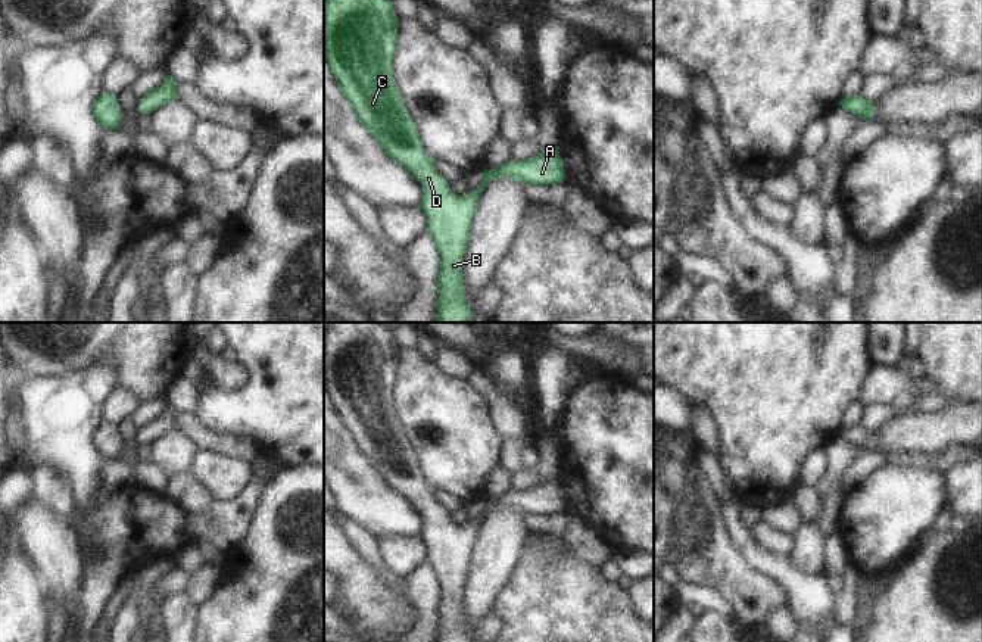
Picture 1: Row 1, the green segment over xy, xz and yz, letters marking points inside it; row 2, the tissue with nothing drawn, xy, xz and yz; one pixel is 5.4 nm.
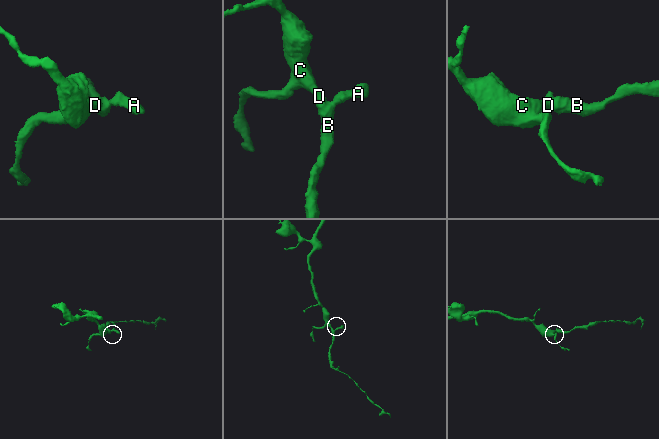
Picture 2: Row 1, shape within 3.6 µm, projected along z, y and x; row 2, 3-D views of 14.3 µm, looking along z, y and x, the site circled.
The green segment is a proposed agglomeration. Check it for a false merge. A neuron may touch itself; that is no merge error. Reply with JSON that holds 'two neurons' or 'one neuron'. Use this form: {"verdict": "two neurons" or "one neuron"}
{"verdict": "one neuron"}

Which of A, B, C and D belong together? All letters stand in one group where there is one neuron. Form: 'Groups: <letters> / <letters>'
Groups: A B C D.

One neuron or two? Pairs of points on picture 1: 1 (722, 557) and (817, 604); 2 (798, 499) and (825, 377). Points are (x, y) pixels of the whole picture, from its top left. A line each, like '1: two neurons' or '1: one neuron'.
1: two neurons
2: two neurons

